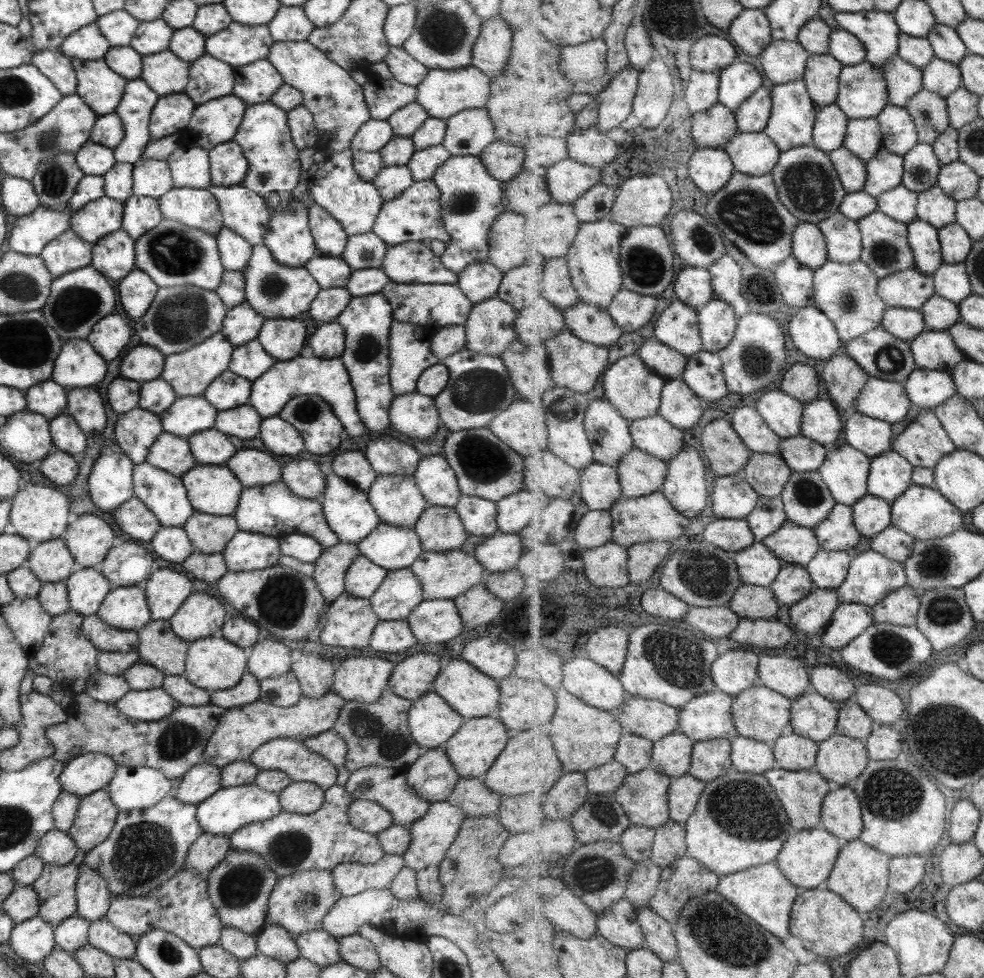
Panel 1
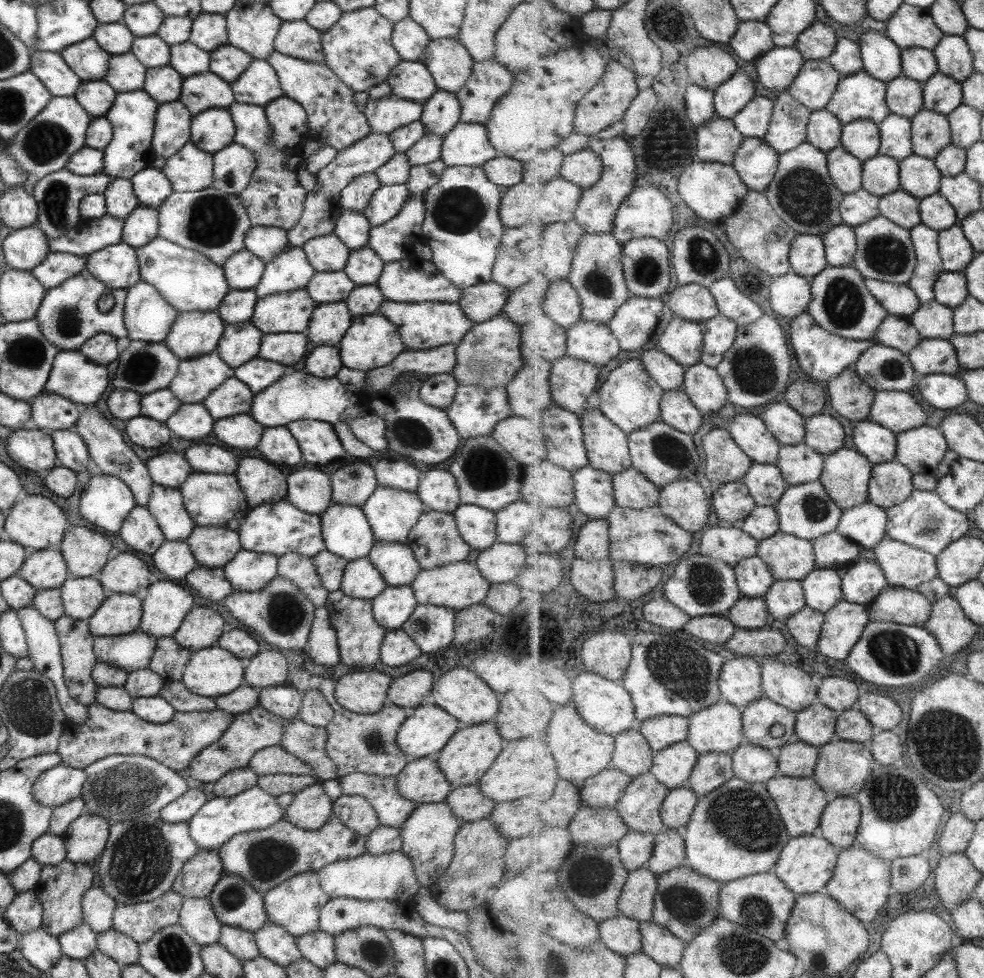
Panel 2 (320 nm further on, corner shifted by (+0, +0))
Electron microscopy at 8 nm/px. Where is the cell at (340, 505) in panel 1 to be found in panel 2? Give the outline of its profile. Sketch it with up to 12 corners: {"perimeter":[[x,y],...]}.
{"perimeter":[[332,503],[319,518],[325,550],[346,562],[375,541],[360,507]]}

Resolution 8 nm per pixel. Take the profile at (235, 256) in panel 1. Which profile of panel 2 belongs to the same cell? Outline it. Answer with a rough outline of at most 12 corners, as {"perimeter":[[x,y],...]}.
{"perimeter":[[244,248],[221,268],[230,290],[251,290],[264,262]]}

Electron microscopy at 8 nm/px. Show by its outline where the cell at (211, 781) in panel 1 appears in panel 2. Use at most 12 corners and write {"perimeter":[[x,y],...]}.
{"perimeter":[[201,786],[158,811],[169,824],[188,821],[205,804]]}

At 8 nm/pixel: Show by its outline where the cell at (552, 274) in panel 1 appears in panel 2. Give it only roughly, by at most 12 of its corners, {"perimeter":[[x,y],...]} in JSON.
{"perimeter":[[571,281],[550,283],[549,318],[569,330],[582,322],[580,294]]}

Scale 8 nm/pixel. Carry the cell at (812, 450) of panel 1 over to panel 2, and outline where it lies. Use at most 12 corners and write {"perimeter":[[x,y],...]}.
{"perimeter":[[784,445],[776,465],[789,484],[820,480],[827,455]]}

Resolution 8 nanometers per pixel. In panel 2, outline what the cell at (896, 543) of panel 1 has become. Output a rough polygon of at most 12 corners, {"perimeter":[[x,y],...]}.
{"perimeter":[[885,536],[873,551],[891,586],[917,591],[936,556]]}

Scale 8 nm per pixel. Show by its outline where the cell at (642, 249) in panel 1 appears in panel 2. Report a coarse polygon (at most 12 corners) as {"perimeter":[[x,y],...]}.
{"perimeter":[[653,237],[623,244],[632,295],[659,298],[671,284],[669,250]]}

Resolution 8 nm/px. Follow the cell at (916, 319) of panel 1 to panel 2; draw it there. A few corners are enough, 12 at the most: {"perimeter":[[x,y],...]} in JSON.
{"perimeter":[[891,314],[875,339],[907,355],[924,340],[908,318]]}

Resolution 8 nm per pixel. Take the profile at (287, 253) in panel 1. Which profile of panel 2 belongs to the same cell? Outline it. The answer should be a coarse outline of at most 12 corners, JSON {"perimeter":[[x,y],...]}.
{"perimeter":[[288,245],[264,271],[257,298],[306,288],[313,273],[301,247]]}

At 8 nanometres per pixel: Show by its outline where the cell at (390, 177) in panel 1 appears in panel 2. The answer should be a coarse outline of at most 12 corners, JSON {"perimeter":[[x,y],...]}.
{"perimeter":[[401,185],[379,186],[362,215],[371,227],[393,218],[409,198]]}

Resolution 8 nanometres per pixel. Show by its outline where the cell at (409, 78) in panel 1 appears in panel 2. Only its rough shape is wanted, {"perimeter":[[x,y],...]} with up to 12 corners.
{"perimeter":[[423,64],[389,70],[390,94],[423,105],[437,91]]}

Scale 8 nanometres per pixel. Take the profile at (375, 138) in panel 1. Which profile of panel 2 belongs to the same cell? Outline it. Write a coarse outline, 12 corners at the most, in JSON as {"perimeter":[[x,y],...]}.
{"perimeter":[[370,132],[314,174],[302,214],[286,231],[302,247],[335,228],[341,190],[395,153]]}

